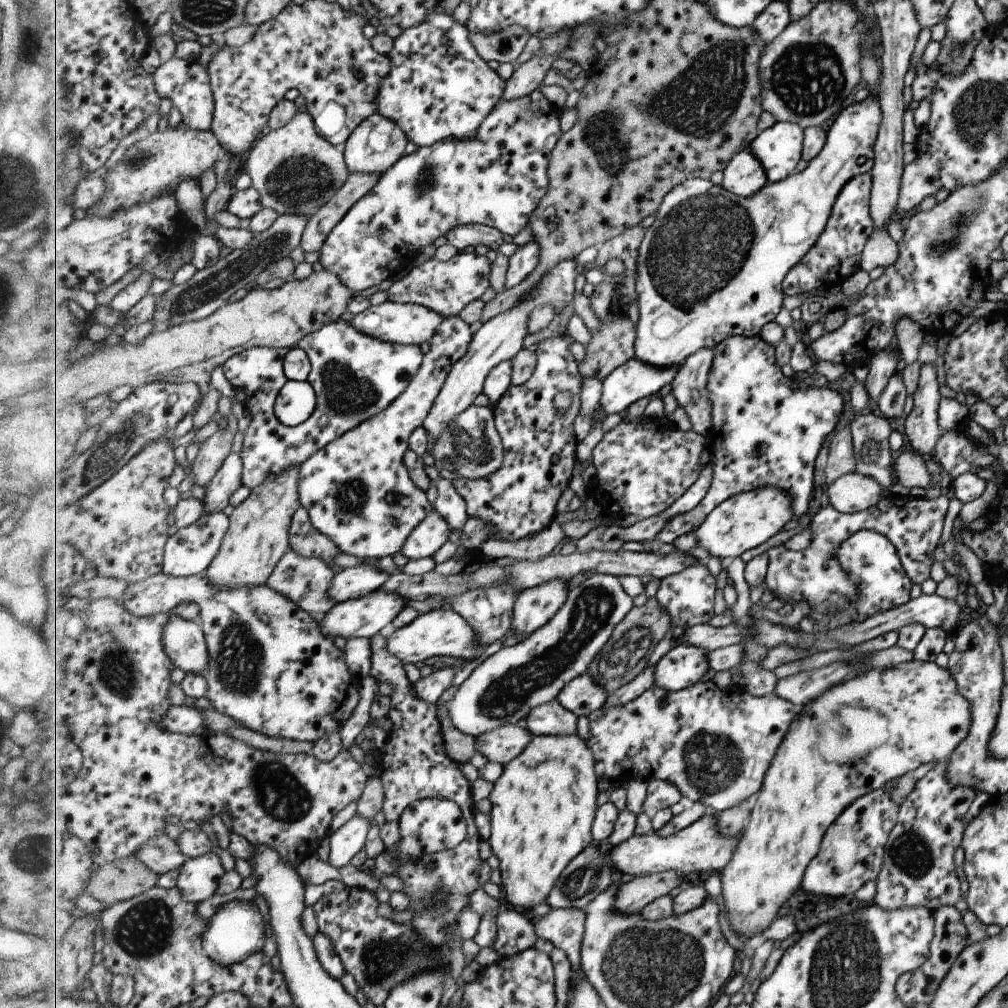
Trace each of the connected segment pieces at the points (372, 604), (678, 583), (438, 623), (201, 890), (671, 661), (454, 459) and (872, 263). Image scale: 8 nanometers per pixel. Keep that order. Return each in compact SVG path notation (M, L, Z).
M377 590L359 599L337 603L321 618L320 628L333 641L335 638L345 639L346 642L355 638L373 639L387 624L395 622L406 607L406 601L407 599L403 599L396 593Z
M696 563L678 574L660 580L655 598L670 615L674 628L689 629L696 625L710 623L715 617L715 596L717 596L717 578L715 577L705 563Z
M450 607L421 614L412 624L395 630L386 640L387 651L403 663L419 664L433 656L458 657L469 662L480 656L483 647L476 631Z
M213 853L189 859L179 870L176 887L195 904L211 898L226 873L221 858Z
M675 645L654 666L656 686L670 692L697 685L711 668L708 652L697 646Z
M471 406L450 426L446 434L435 444L434 465L443 479L455 481L459 478L483 479L503 467L505 459L504 443L496 428L494 410L491 407Z
M875 229L863 244L861 269L869 273L877 266L890 266L898 256L896 243L889 238L885 229Z

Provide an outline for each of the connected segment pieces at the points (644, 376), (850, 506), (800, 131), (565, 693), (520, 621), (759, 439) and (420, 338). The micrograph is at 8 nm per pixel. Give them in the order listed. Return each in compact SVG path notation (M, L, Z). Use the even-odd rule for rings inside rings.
M633 358L624 366L617 368L603 384L600 409L606 415L625 412L633 402L659 392L663 386L672 385L680 367L659 369Z
M852 471L828 484L828 504L841 513L857 513L873 507L880 500L881 488L875 479Z
M778 122L750 144L750 150L763 163L768 183L797 174L804 158L804 128L791 122Z
M588 673L575 678L560 693L558 702L577 716L589 717L593 712L606 706L609 694L593 682Z
M561 580L521 592L514 605L512 632L532 636L553 619L567 603L569 594L567 583Z
M736 335L730 338L727 338L723 343L719 344L714 349L714 362L712 365L712 372L710 373L708 379L708 390L709 390L709 401L712 405L712 428L709 428L707 435L705 436L706 440L709 444L708 450L711 455L711 460L714 470L714 480L712 481L711 489L707 492L707 495L704 497L704 500L701 502L700 506L697 506L694 510L687 512L686 514L677 514L677 517L674 517L669 524L663 526L661 529L661 533L657 540L662 544L671 544L674 543L684 535L687 535L689 532L693 530L697 530L697 528L701 527L701 524L705 522L706 518L709 517L709 514L713 513L713 510L716 510L724 501L728 501L729 498L733 496L758 490L765 489L766 487L780 487L781 491L787 491L789 495L792 496L795 501L792 502L792 510L795 511L795 517L802 516L809 511L809 506L811 505L811 498L813 498L813 460L815 460L815 456L817 456L817 450L821 448L821 444L823 444L823 438L833 430L833 426L837 423L837 416L839 416L839 412L841 412L841 396L834 392L833 390L829 390L829 388L819 388L819 387L811 387L810 389L805 388L802 385L796 390L791 388L791 384L794 381L792 379L791 373L785 368L779 367L777 363L777 352L776 346L771 344L767 344L761 336L755 337L743 337L740 335ZM765 445L766 450L761 454L759 452L759 446Z
M387 300L378 306L370 306L362 313L355 315L351 322L362 334L387 343L427 347L436 336L443 318L425 306L412 303L395 303Z

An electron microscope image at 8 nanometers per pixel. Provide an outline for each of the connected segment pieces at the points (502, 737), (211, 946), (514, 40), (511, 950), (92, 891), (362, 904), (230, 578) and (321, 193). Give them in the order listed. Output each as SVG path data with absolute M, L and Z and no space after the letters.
M509 724L477 738L477 749L489 761L508 764L524 753L534 736L528 728Z
M233 900L215 912L215 916L208 922L205 933L205 952L209 958L216 959L225 966L239 964L252 954L263 950L265 944L265 922L259 915L255 901Z
M518 25L487 35L469 31L469 36L484 61L495 60L499 63L514 63L531 38L529 31Z
M506 911L496 917L498 938L493 948L500 957L511 957L535 946L536 926L525 918L523 911Z
M136 855L109 862L94 871L86 893L108 908L155 888L157 878L159 874L145 866Z
M360 887L348 888L323 895L314 905L318 931L325 934L336 947L347 973L357 982L368 1001L381 1007L392 991L402 983L418 975L438 969L449 969L449 960L442 957L409 922L399 924L395 920L377 914L377 894Z
M299 465L253 489L250 498L230 515L232 525L224 545L205 574L208 582L217 589L268 585L281 558L291 549L292 519L301 506Z
M309 112L297 114L286 126L276 130L268 129L244 157L246 173L252 180L252 187L260 193L262 207L268 207L281 215L313 217L326 206L348 182L350 171L344 156L343 147L334 146L320 135L316 122Z

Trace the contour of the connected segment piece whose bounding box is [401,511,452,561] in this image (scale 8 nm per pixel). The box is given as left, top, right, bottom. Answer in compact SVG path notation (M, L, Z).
M436 512L429 514L405 542L402 555L408 561L432 557L451 536L448 523Z

